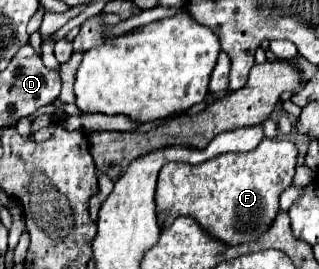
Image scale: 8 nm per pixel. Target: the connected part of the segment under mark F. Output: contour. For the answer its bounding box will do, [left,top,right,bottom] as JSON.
[156,137,298,245]

